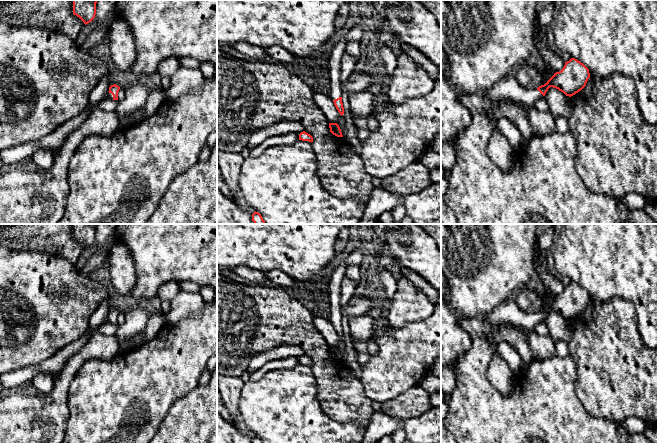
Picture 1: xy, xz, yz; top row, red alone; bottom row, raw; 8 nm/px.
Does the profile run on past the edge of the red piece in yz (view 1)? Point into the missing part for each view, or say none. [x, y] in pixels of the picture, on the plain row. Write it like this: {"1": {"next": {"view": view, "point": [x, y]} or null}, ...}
{"1": {"next": {"view": "yz", "point": [508, 312]}}}

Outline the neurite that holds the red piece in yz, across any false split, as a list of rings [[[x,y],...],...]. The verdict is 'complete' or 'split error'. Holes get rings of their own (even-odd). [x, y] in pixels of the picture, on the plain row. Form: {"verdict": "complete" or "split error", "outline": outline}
{"verdict": "split error", "outline": [[[571,282],[565,286],[563,293],[554,299],[544,308],[539,310],[537,313],[528,313],[519,307],[515,298],[512,297],[503,303],[501,303],[492,313],[484,316],[489,324],[512,324],[514,326],[521,326],[526,329],[533,330],[538,323],[542,323],[550,311],[556,312],[563,316],[566,320],[573,320],[581,315],[590,302],[589,293],[580,285],[575,282]]]}

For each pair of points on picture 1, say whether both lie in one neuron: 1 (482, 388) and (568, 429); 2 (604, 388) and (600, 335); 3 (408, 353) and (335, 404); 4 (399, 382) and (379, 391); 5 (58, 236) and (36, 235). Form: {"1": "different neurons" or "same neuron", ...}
{"1": "same neuron", "2": "same neuron", "3": "different neurons", "4": "same neuron", "5": "same neuron"}

